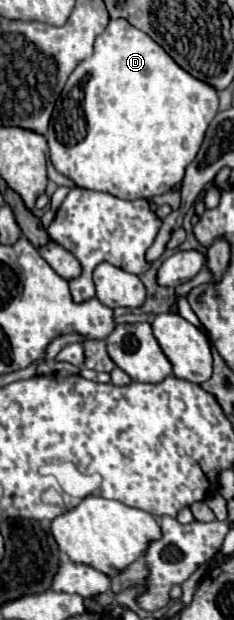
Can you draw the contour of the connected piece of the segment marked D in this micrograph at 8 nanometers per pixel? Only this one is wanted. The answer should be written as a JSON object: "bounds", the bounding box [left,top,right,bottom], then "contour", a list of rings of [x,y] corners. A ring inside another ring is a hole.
{"bounds":[46,19,218,201],"contour":[[[112,19],[108,23],[106,31],[96,39],[94,55],[84,59],[70,73],[70,77],[68,77],[68,81],[66,81],[66,85],[64,85],[56,105],[54,105],[54,111],[52,111],[52,117],[50,117],[50,127],[48,127],[48,133],[46,133],[46,139],[48,139],[48,145],[50,145],[50,161],[52,161],[52,165],[56,167],[58,173],[70,177],[78,187],[104,191],[104,193],[110,193],[118,199],[128,199],[128,201],[152,199],[154,195],[162,195],[162,193],[170,191],[176,183],[180,183],[184,179],[184,171],[194,161],[194,157],[196,157],[196,153],[202,145],[204,133],[206,133],[210,121],[216,117],[216,113],[218,113],[218,93],[216,93],[216,89],[212,89],[210,85],[194,79],[182,67],[178,67],[174,63],[174,59],[154,39],[150,39],[144,31],[132,27],[126,19]]]}

